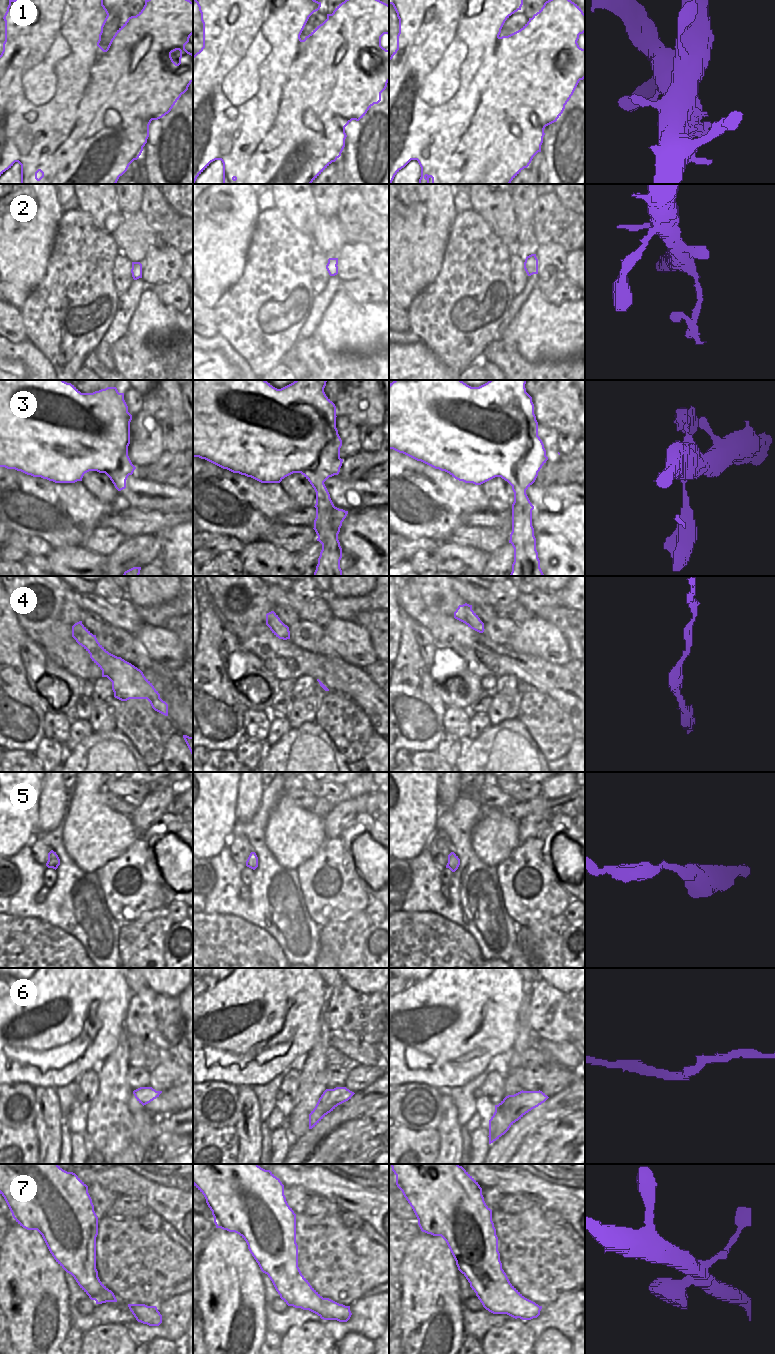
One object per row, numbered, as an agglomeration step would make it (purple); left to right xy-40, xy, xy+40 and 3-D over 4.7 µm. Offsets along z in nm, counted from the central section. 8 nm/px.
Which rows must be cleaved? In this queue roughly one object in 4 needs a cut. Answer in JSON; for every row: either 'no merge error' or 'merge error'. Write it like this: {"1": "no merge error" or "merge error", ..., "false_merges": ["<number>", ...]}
{"1": "merge error", "2": "merge error", "3": "no merge error", "4": "no merge error", "5": "no merge error", "6": "no merge error", "7": "no merge error", "false_merges": ["1", "2"]}

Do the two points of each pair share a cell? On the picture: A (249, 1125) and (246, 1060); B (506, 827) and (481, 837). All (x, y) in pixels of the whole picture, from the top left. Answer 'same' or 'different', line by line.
A: different
B: same

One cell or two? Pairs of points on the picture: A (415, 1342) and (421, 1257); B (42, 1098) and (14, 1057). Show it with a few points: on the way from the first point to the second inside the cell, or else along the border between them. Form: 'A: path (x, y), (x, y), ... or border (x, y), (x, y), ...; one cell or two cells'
A: path (424, 1321), (424, 1278); one cell
B: border (35, 1086), (51, 1086), (54, 1089); two cells

